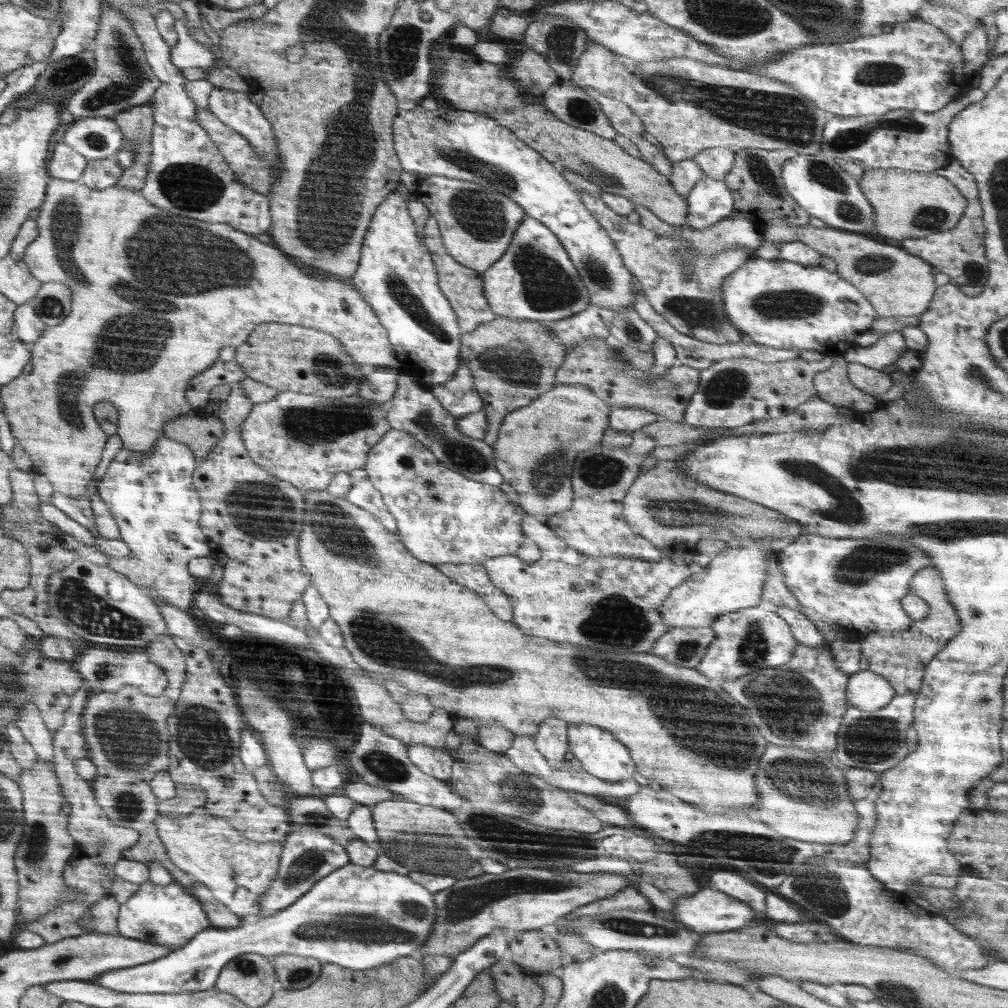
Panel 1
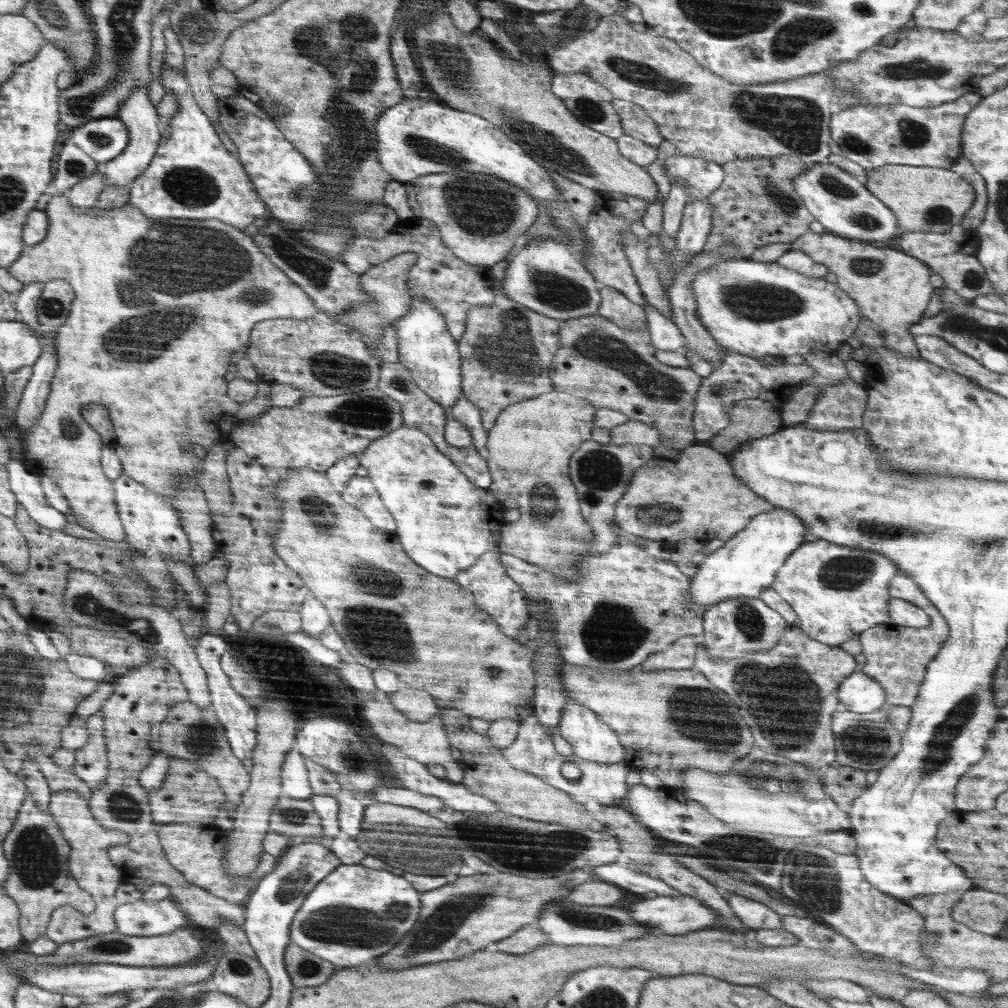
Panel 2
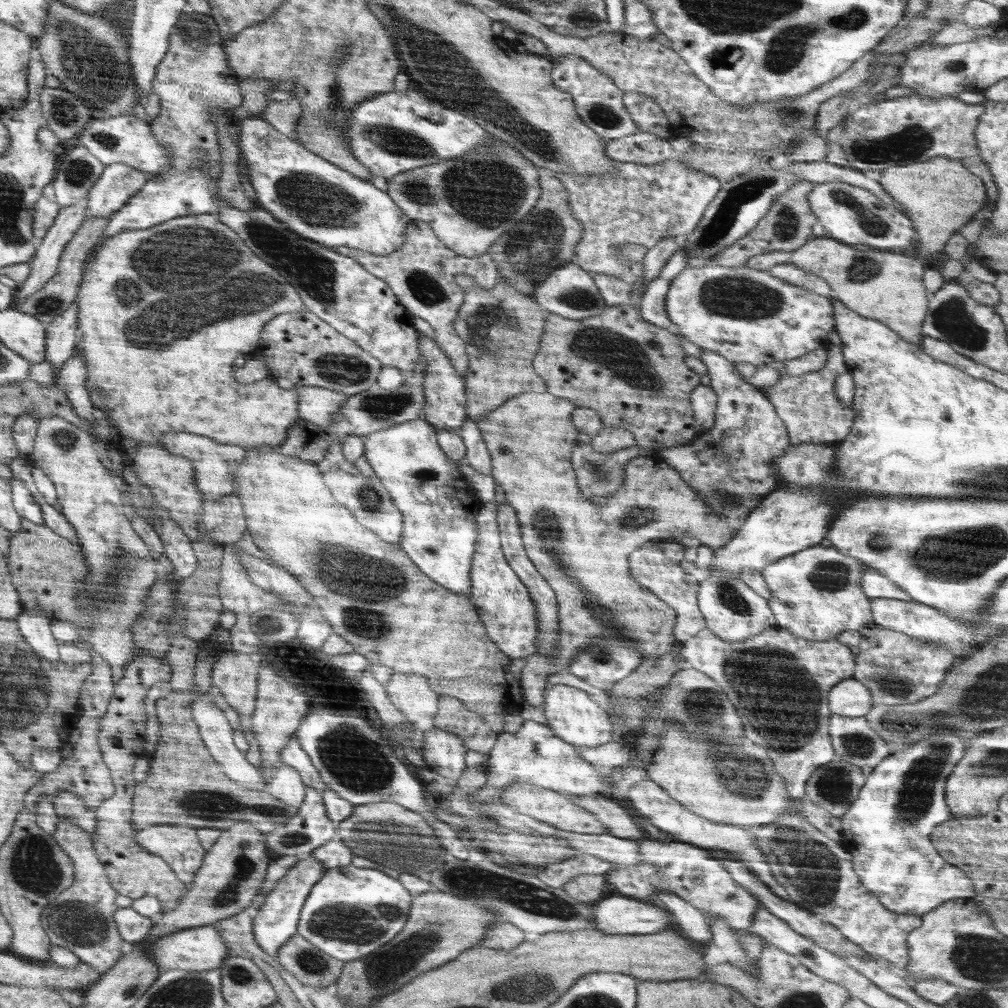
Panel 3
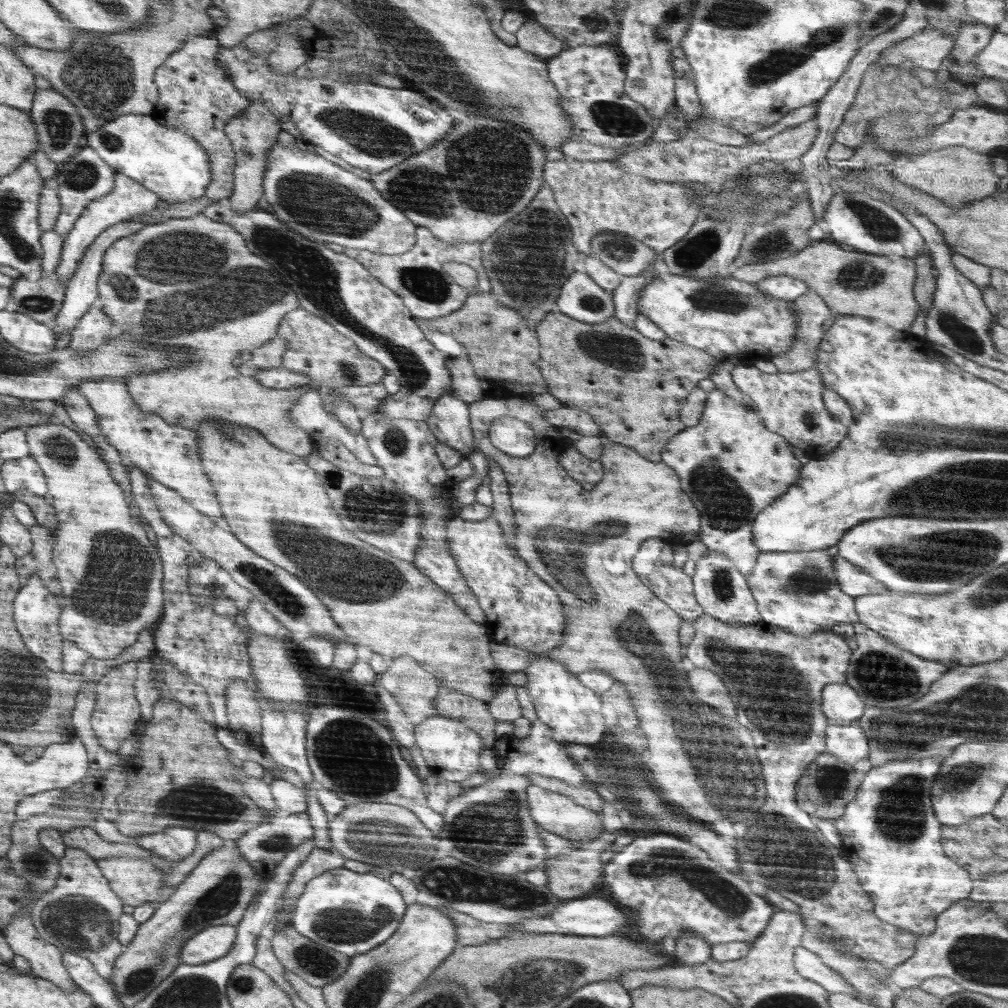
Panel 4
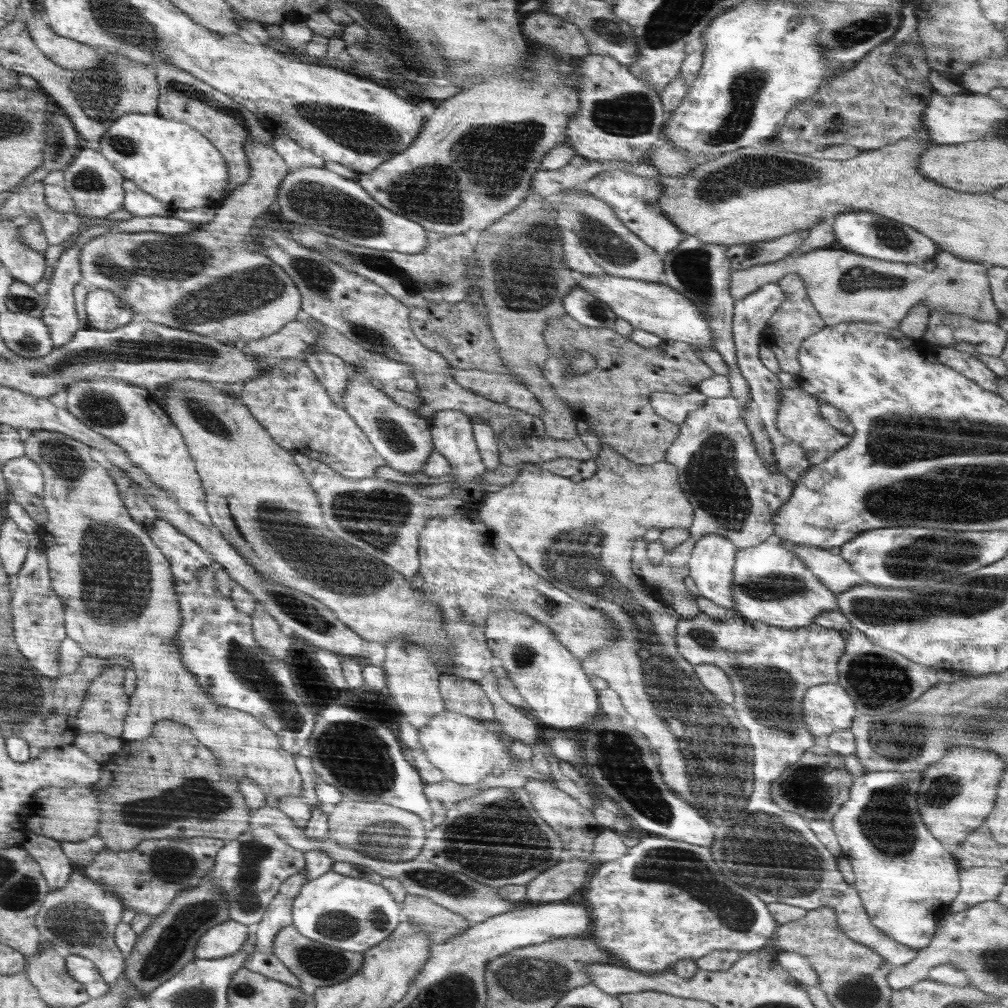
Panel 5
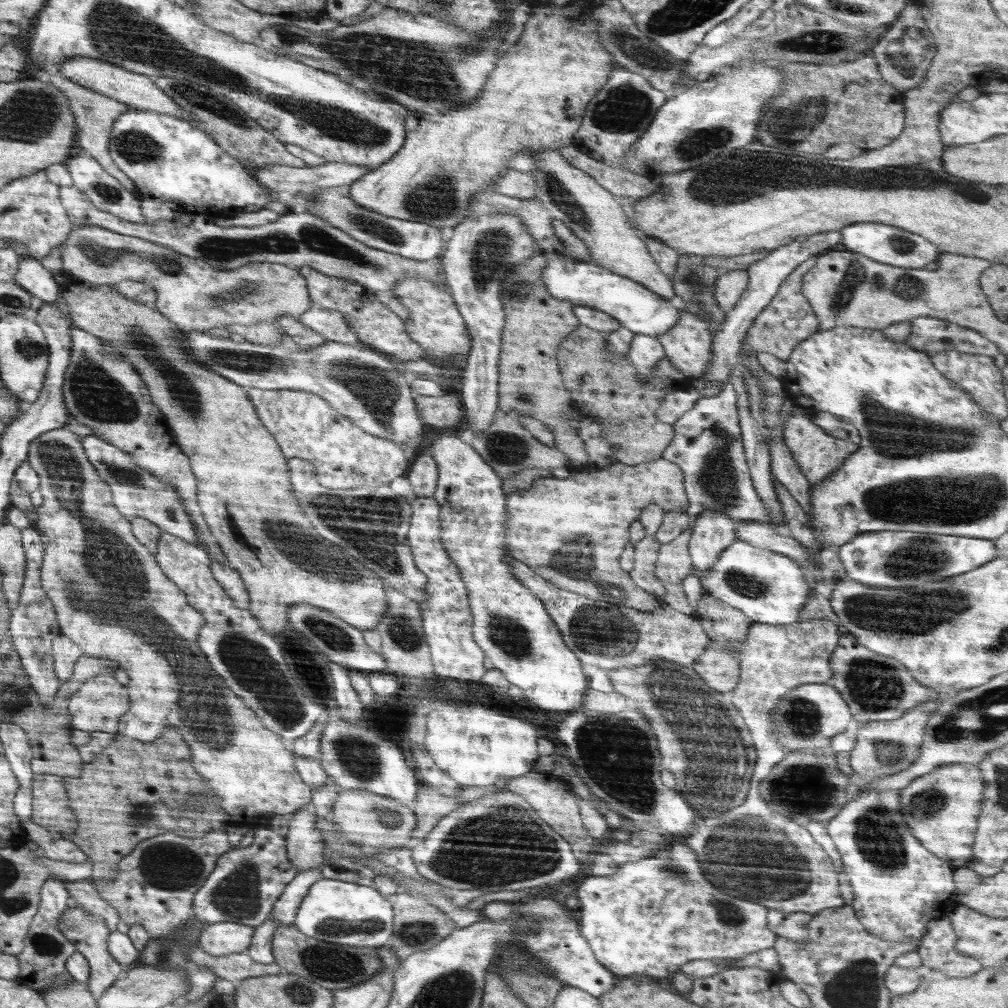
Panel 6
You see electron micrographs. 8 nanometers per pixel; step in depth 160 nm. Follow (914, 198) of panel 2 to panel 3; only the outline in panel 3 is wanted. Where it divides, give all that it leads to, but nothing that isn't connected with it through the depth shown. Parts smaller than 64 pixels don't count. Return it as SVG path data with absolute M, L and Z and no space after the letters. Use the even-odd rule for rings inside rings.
M936 156L926 162L884 169L879 183L903 206L903 214L912 222L919 243L918 253L914 254L926 267L932 267L936 254L946 249L953 234L968 224L987 202L982 178L974 176L959 159L947 156Z

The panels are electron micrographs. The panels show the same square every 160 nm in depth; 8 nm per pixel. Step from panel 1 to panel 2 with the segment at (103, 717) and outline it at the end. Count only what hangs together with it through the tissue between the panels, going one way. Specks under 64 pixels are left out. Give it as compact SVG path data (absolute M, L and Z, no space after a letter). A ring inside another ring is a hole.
M152 654L146 664L131 668L115 680L114 692L99 711L104 715L108 778L100 788L91 790L90 798L91 812L104 828L128 833L128 843L110 848L108 856L124 873L125 878L132 879L133 885L142 892L150 888L151 884L169 886L169 896L198 928L217 930L217 926L224 919L228 919L242 929L246 915L244 904L232 904L200 888L200 885L192 884L167 860L156 832L156 822L151 817L148 792L138 782L140 772L159 752L160 732L168 708L188 699L189 690L183 683L179 669L166 657Z

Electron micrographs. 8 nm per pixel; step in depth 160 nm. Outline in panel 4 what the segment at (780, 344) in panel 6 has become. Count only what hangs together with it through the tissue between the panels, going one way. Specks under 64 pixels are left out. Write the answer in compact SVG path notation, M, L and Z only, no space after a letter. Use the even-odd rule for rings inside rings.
M812 289L791 303L799 323L795 343L788 353L771 361L780 373L797 373L814 367L814 357L825 333L822 326L829 318L834 318L828 305Z

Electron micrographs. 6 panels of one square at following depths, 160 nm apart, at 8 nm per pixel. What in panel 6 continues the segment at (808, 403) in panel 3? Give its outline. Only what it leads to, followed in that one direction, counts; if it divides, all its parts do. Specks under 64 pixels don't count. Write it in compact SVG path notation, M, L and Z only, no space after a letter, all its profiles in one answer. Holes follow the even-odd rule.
M794 406L791 417L783 427L783 437L788 450L812 485L823 481L837 468L840 468L842 463L851 461L852 454L856 453L859 448L858 444L828 435L821 427L814 424L813 416L811 411Z

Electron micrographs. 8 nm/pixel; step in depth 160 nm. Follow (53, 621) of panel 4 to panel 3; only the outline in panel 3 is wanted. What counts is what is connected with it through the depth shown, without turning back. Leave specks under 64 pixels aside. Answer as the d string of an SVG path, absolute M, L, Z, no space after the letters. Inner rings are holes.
M21 609L21 613L16 620L20 627L20 632L23 632L24 640L32 645L40 656L44 656L46 660L51 660L54 664L60 662L59 645L60 641L55 639L51 631L51 620L47 617L48 614L35 610L28 612Z

